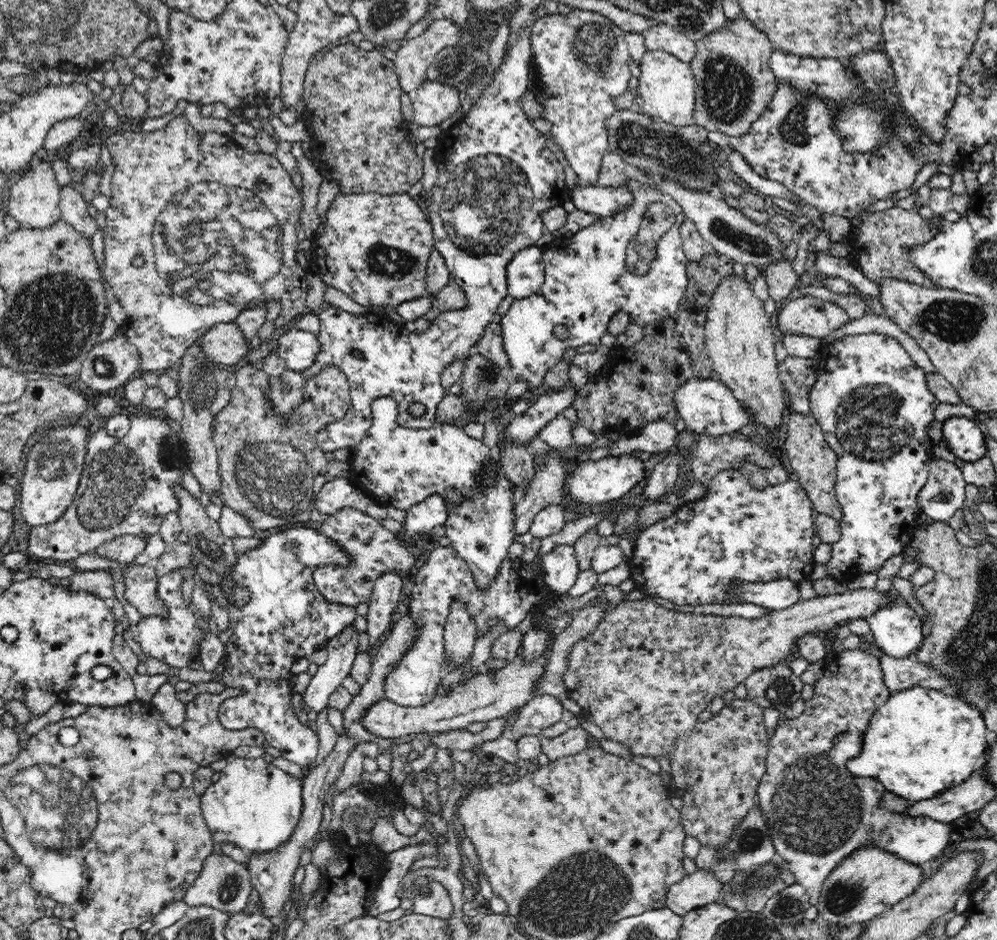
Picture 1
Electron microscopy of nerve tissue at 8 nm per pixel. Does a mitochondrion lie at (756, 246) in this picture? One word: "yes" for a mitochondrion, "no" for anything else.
yes

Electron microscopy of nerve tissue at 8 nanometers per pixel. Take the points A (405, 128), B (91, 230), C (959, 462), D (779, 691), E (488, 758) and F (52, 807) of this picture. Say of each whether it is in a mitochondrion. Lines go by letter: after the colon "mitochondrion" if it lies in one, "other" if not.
A: other
B: other
C: other
D: mitochondrion
E: other
F: mitochondrion

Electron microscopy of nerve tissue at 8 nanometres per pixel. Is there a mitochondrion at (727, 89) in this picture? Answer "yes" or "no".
yes

